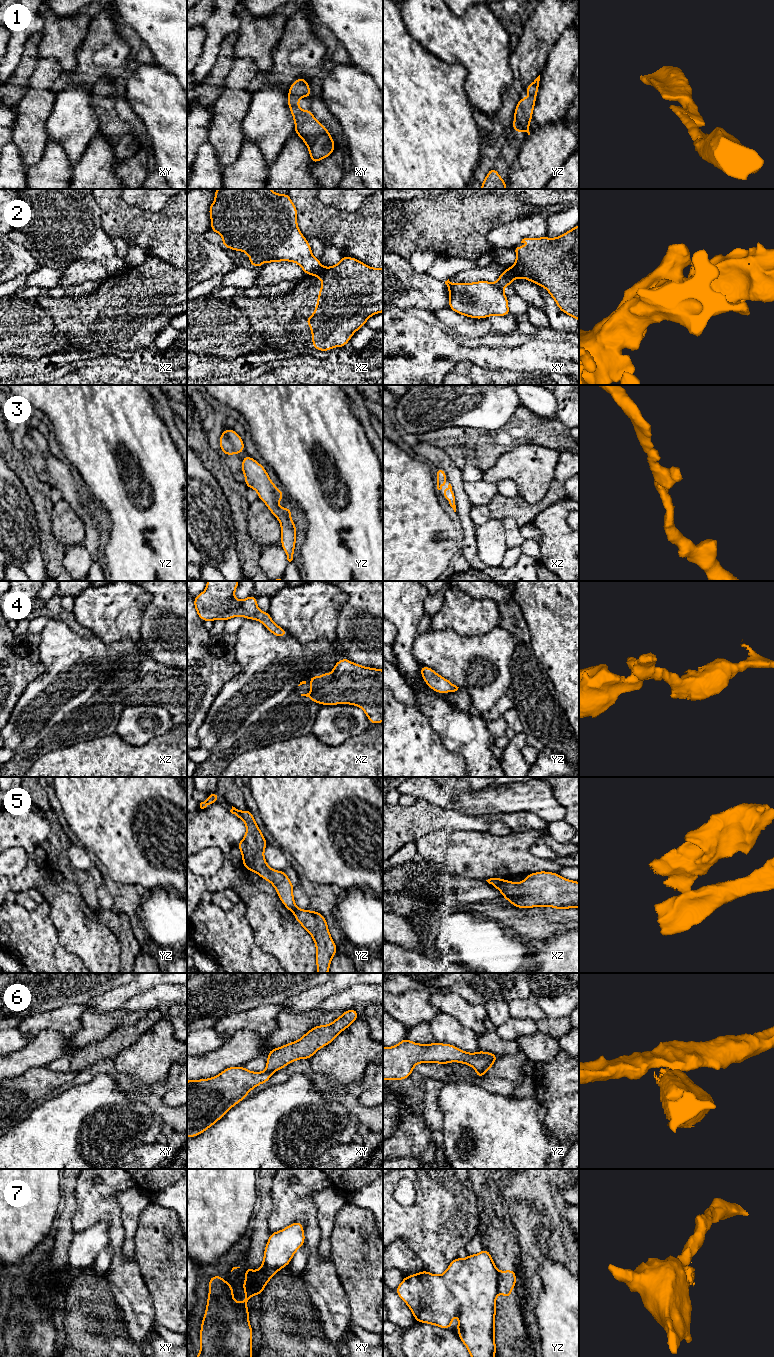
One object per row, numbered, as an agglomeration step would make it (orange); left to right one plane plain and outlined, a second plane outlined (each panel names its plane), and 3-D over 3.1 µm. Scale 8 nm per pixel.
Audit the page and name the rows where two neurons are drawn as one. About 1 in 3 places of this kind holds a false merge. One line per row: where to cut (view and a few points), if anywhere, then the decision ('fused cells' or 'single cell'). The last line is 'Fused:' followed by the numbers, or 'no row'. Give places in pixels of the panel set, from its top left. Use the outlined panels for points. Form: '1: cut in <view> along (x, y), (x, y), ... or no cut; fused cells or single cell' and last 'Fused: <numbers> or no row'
1: no cut; single cell
2: cut in xz along (321, 267), (313, 274); fused cells
3: no cut; single cell
4: no cut; single cell
5: cut in xz along (505, 880), (496, 887); fused cells
6: cut in xy along (266, 1069), (272, 1072); fused cells
7: cut in yz along (497, 1272), (498, 1293); fused cells
Fused: 2, 5, 6, 7

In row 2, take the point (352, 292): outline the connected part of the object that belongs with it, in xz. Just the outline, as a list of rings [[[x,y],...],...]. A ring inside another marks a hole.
[[[342,256],[338,264],[331,267],[323,267],[314,275],[324,283],[319,289],[314,313],[305,318],[307,329],[311,329],[314,349],[329,351],[334,347],[344,347],[353,334],[366,325],[368,318],[383,312],[383,267],[371,268],[356,258]]]

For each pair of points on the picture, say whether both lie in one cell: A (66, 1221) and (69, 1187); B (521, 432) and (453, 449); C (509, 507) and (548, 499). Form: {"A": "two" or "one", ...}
{"A": "one", "B": "one", "C": "one"}

